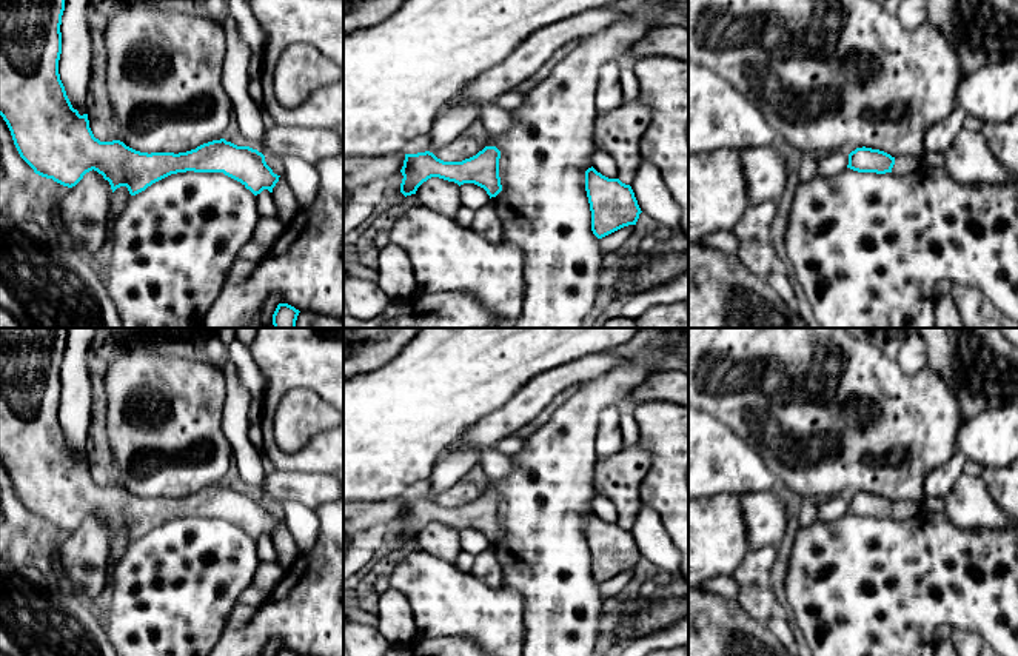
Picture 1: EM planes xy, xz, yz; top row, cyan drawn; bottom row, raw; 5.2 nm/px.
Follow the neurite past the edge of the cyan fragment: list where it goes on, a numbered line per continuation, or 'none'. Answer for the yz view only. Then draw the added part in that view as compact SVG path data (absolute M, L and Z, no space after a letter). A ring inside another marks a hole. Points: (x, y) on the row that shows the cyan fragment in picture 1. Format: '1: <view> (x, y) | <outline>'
1: yz (903, 165) | M896 156L895 165L892 168L892 174L895 174L895 176L912 174L912 172L918 171L919 166L921 166L919 159L915 159L910 156Z

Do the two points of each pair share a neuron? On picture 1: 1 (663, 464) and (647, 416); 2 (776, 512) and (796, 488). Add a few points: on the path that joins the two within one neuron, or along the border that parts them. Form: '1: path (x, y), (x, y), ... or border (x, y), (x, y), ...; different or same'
1: path (663, 451), (663, 431), (659, 428); same
2: border (780, 487), (789, 498); different

